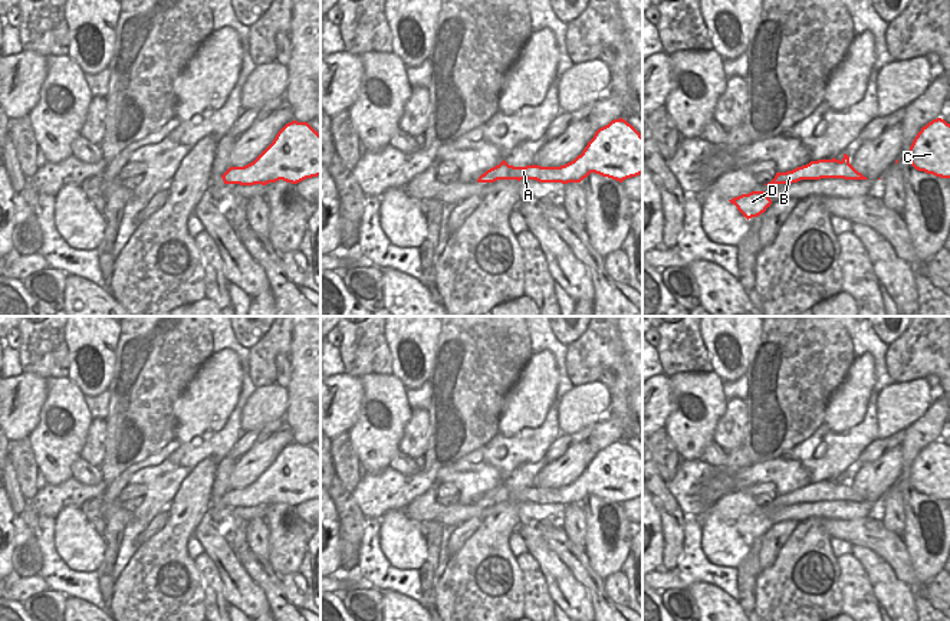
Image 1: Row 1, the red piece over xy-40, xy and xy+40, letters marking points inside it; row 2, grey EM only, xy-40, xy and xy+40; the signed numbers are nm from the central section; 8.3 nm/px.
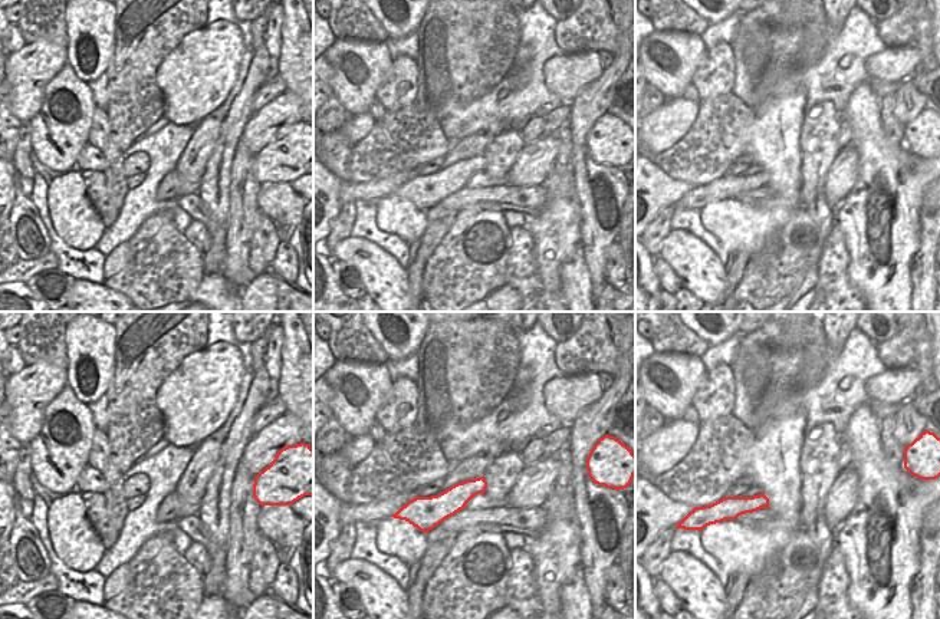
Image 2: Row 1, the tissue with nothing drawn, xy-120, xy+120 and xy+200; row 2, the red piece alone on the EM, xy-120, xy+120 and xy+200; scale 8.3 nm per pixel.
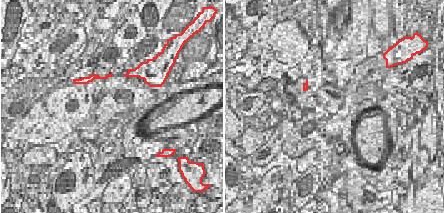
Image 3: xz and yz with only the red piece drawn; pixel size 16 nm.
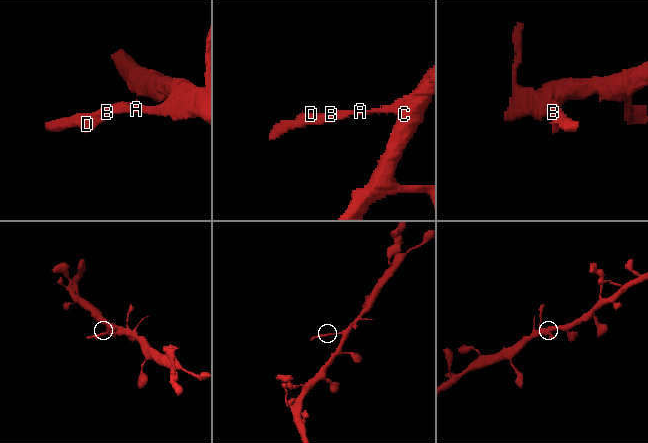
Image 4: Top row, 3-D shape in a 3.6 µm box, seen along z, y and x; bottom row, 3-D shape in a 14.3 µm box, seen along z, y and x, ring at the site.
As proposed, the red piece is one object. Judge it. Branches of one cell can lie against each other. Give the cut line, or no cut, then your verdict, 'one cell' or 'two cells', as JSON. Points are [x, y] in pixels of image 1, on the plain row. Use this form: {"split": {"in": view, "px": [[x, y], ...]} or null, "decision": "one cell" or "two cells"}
{"split": {"in": "xy+40", "px": [[838, 482], [829, 489], [829, 495], [825, 499]]}, "decision": "two cells"}

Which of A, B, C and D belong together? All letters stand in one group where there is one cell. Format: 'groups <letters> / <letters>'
groups A C / B D

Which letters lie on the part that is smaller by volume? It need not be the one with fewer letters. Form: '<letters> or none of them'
B, D

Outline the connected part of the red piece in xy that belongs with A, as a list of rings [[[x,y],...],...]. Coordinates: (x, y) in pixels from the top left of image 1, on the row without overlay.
[[[625,441],[599,450],[581,477],[561,489],[507,489],[506,502],[581,505],[591,494],[622,505],[642,496],[642,457]]]

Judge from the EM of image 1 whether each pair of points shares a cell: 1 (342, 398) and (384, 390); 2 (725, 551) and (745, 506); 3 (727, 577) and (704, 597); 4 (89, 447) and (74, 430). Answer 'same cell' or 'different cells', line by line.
1: different cells
2: different cells
3: different cells
4: different cells

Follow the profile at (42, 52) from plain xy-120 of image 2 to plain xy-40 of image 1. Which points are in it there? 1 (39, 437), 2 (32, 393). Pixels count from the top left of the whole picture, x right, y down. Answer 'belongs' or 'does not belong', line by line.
1: does not belong
2: belongs

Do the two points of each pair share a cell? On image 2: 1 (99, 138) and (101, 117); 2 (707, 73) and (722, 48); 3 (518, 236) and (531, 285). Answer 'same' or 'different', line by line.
1: same
2: same
3: same

